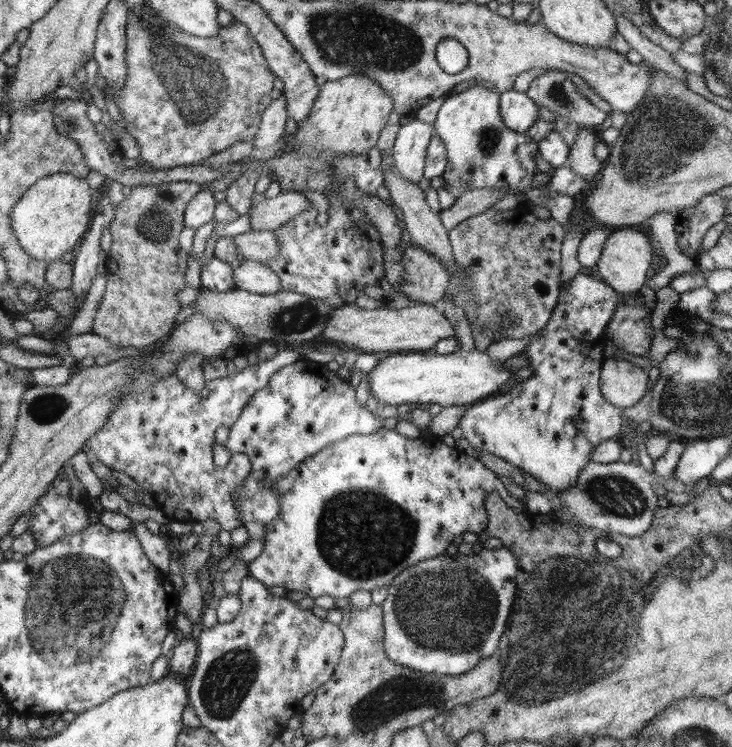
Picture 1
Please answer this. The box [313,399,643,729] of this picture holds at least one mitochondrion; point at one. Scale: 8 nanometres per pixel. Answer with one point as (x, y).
(526, 645)

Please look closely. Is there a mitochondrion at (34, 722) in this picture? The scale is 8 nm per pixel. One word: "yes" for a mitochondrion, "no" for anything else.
no

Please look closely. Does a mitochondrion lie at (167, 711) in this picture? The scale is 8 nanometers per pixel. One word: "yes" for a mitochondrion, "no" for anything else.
no

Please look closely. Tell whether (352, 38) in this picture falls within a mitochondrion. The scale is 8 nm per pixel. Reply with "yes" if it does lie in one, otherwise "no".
yes

